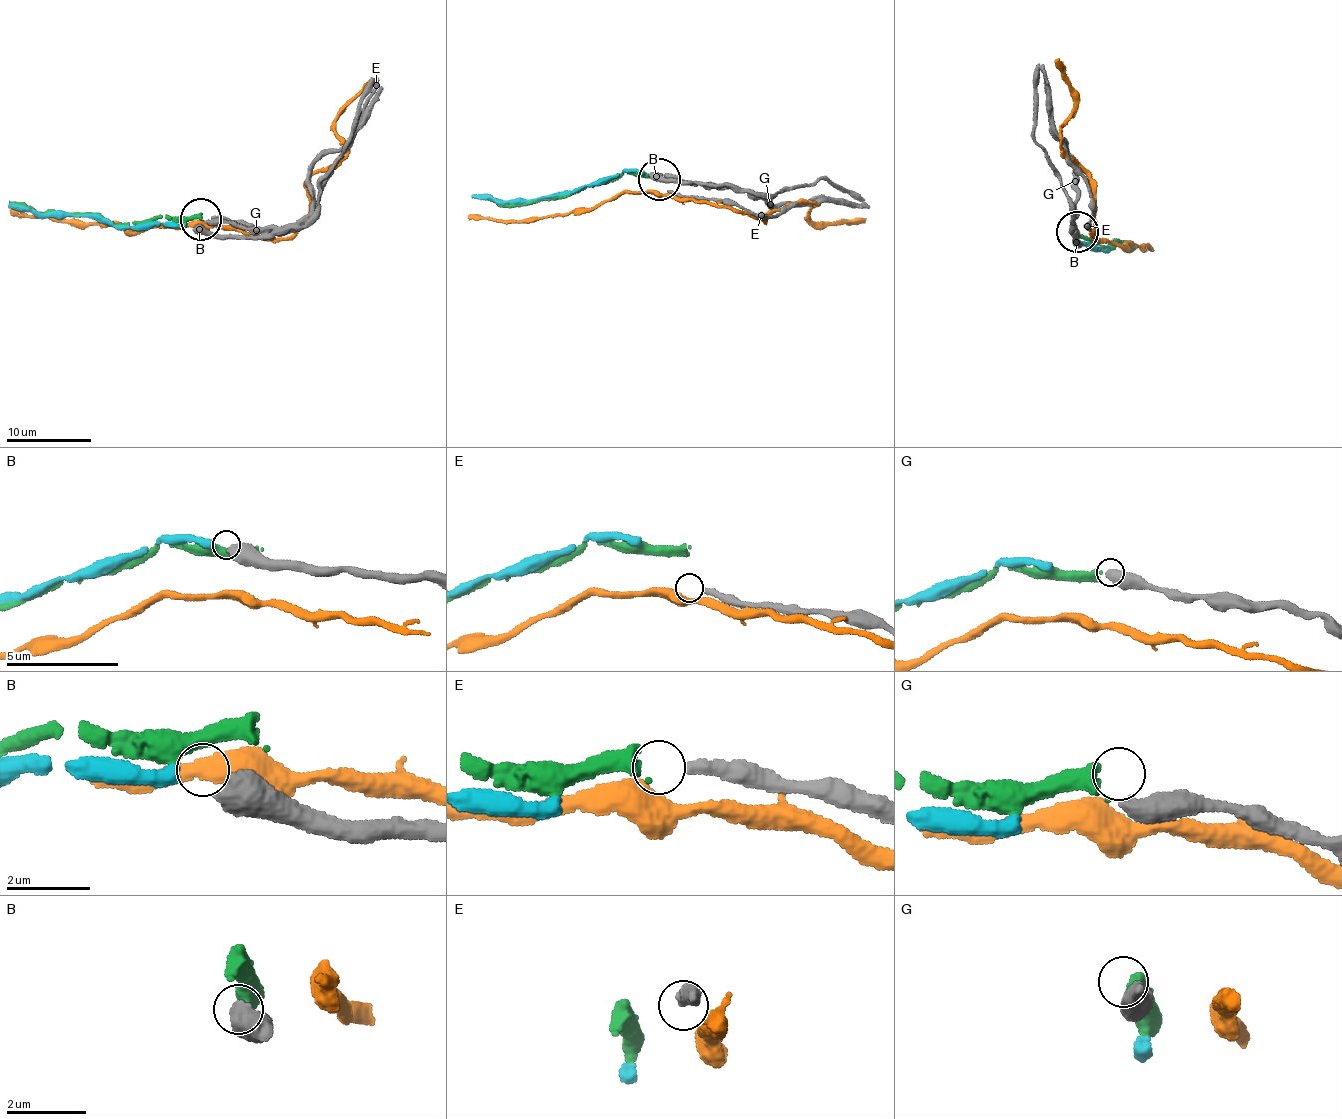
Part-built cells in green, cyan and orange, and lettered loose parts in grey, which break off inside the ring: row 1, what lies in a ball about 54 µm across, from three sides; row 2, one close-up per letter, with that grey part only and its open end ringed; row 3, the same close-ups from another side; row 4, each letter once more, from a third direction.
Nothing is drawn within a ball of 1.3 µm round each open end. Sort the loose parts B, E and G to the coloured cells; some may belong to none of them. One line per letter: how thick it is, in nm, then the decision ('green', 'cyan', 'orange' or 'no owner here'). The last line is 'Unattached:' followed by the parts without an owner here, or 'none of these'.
B: 550 nm thick; cyan
E: 280 nm thick; no owner here
G: 440 nm thick; green
Unattached: E

